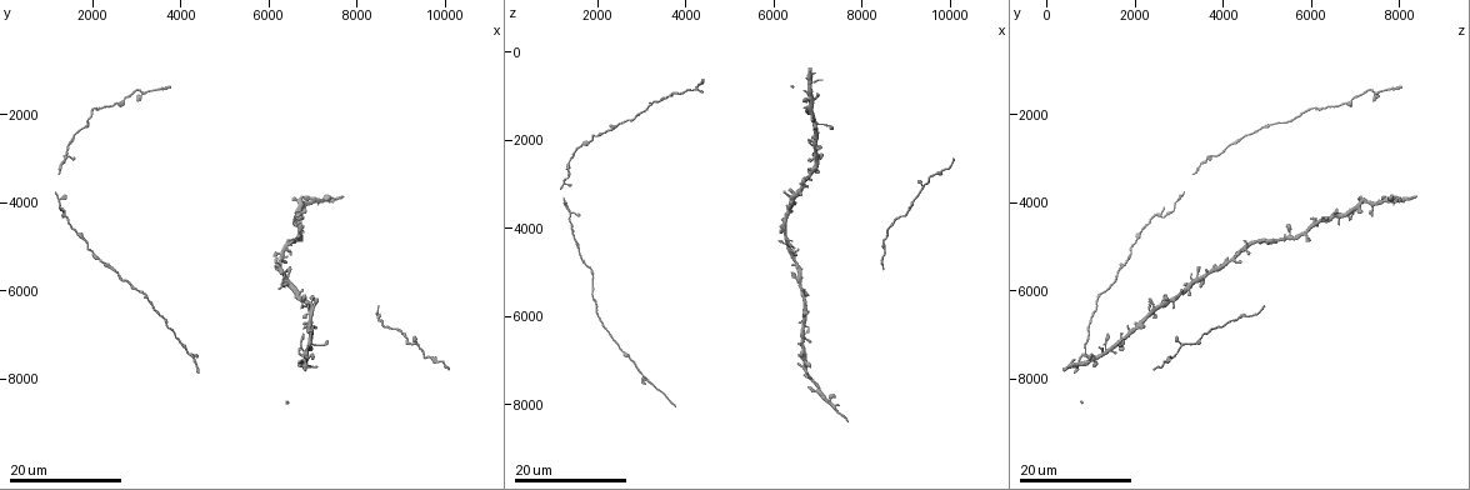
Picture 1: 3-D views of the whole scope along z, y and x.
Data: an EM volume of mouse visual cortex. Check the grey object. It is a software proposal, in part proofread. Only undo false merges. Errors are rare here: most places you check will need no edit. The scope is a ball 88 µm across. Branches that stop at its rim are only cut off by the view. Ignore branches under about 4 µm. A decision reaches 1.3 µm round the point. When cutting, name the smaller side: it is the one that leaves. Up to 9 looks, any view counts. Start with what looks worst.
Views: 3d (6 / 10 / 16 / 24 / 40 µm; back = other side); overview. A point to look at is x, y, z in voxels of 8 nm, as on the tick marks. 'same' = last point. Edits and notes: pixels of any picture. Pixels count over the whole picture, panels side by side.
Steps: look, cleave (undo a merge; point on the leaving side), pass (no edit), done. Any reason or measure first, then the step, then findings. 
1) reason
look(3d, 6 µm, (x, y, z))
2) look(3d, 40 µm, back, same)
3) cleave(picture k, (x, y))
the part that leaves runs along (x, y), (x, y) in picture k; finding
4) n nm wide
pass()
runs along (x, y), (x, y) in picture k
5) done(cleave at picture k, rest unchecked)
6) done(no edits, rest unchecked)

look(3d, 16 µm, (6950, 6250, 2700))

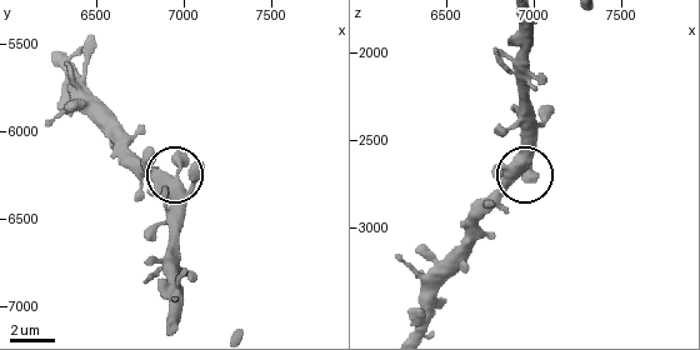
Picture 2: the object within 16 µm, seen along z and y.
closer look
look(3d, 6 µm, (6920, 6260, 2700))

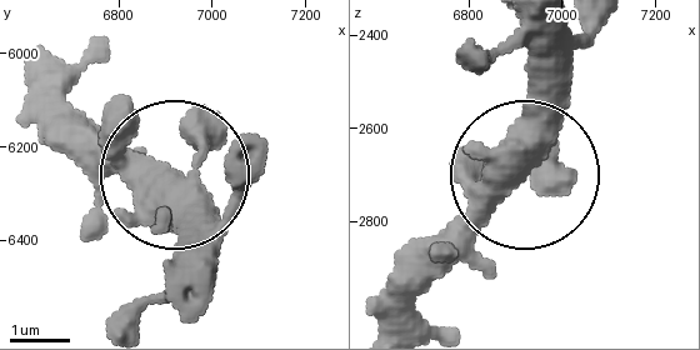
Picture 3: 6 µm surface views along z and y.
pass()
one neuron here

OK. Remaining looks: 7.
look(3d, 16 µm, (8550, 6750, 4050))

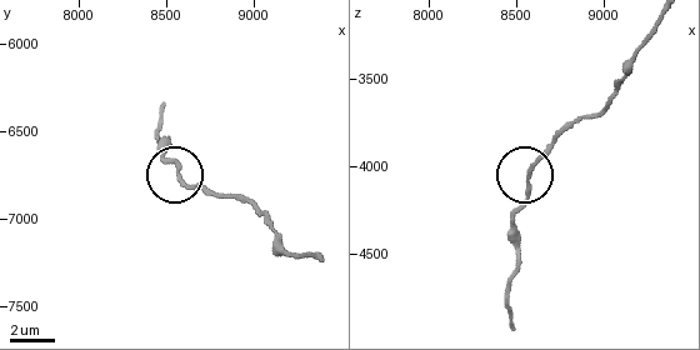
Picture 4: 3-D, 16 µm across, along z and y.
look(3d, 10 µm, (8600, 6780, 4020))

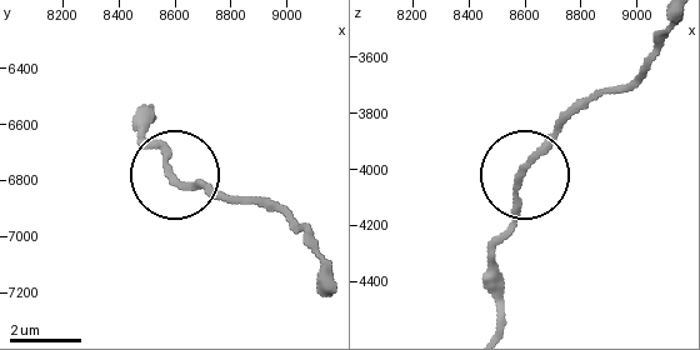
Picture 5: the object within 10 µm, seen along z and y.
170 nm wide
pass()
continuous, no second neuron

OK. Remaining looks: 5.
thick turns thin
look(3d, 24 µm, (9550, 7550, 2800))

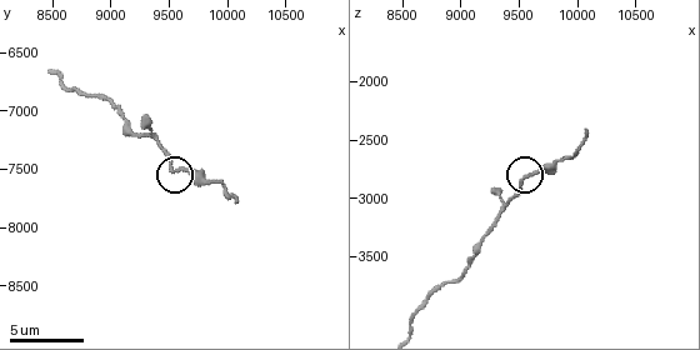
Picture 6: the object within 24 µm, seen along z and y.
look(3d, 6 µm, (9580, 7500, 2800))

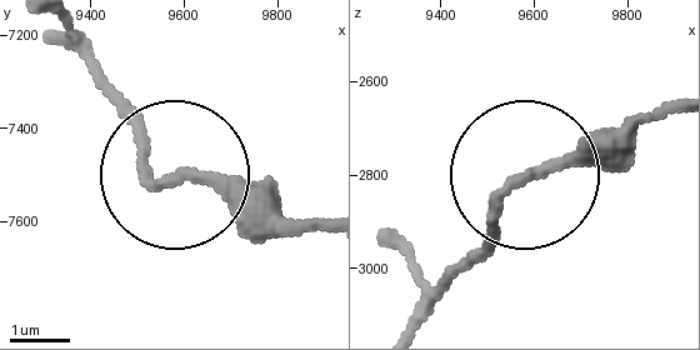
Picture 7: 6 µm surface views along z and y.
190 nm wide
pass()
one neuron here

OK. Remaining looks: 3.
thick turns thin
look(3d, 6 µm, (9180, 7200, 3380))

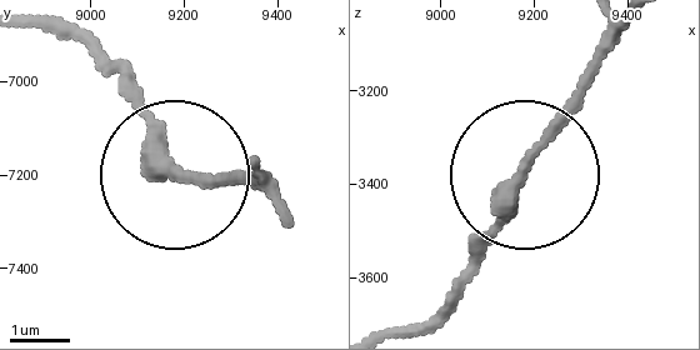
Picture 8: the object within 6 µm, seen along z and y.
pass()
all the same neuron

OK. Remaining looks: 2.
done(no edits, rest unchecked)

